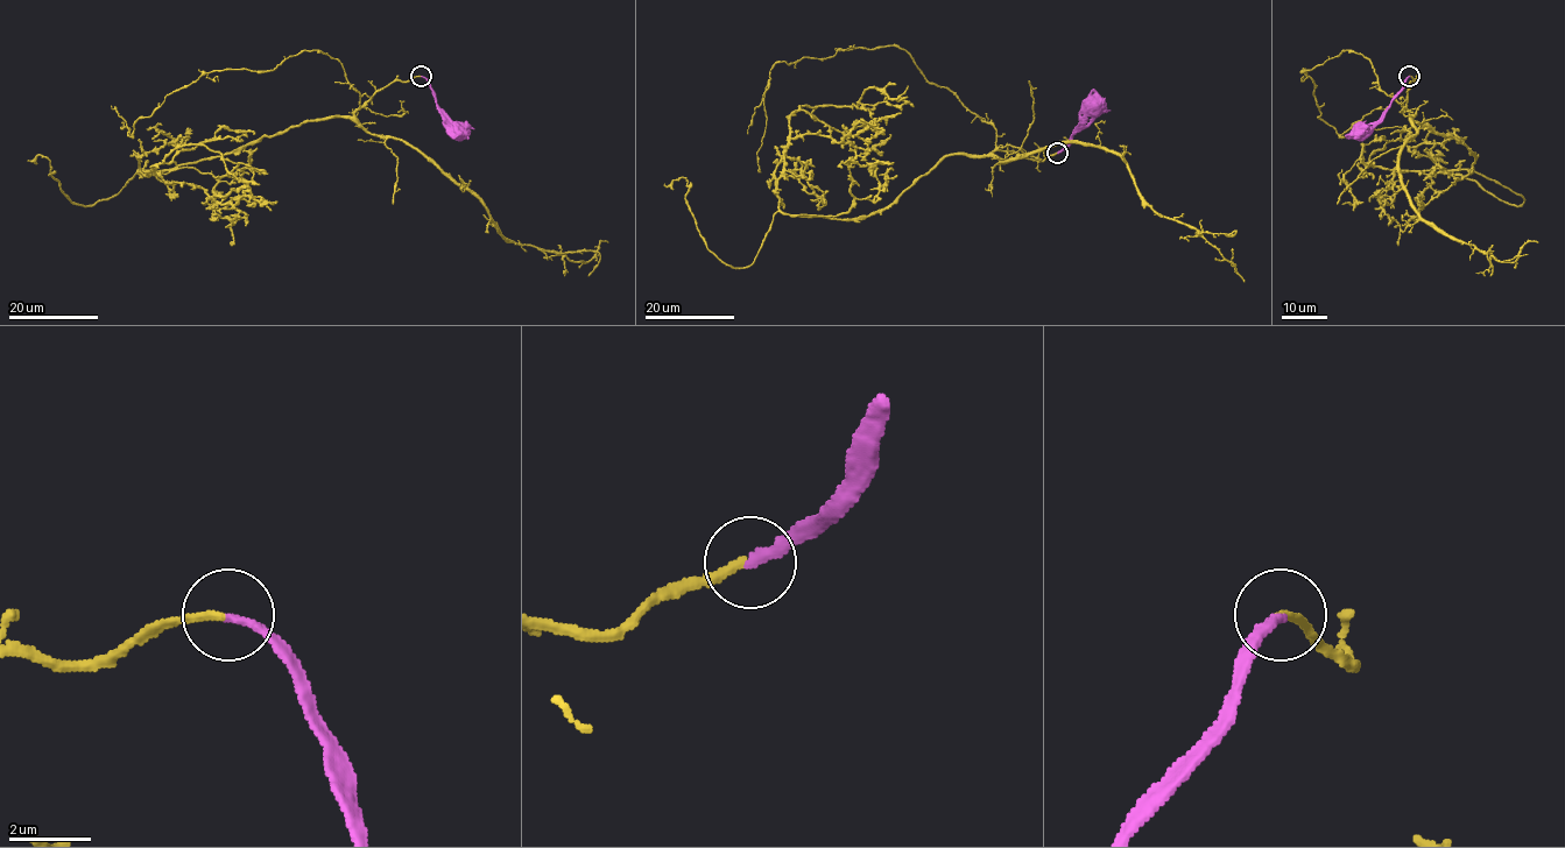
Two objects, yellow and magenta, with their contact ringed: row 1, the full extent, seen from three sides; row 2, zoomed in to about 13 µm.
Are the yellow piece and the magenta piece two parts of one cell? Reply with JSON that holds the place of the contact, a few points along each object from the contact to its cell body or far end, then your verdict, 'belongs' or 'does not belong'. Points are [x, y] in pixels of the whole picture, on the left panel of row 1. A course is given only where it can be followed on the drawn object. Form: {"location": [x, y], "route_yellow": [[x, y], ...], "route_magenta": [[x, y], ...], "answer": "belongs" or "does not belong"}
{"location": [421, 76], "route_yellow": [[421, 76], [392, 82], [352, 117], [141, 170], [205, 145], [256, 199], [277, 202]], "route_magenta": [[421, 76], [435, 93], [443, 122], [452, 135], [456, 133]], "answer": "belongs"}

